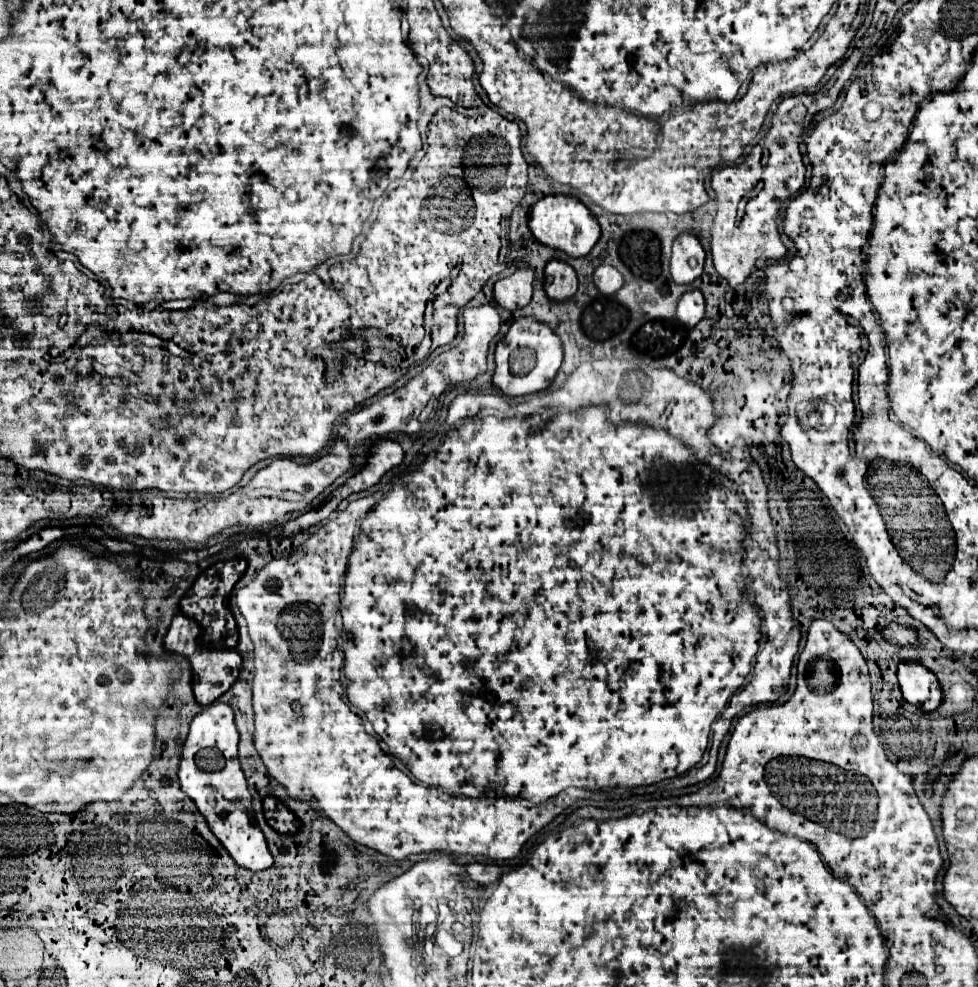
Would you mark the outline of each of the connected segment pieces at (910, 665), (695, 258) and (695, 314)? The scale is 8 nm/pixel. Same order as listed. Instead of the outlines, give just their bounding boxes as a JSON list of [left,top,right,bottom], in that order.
[[898,662,942,710],[670,232,706,284],[676,290,704,328]]

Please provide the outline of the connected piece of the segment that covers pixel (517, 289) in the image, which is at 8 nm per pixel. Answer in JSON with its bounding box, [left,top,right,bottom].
[494,268,534,312]

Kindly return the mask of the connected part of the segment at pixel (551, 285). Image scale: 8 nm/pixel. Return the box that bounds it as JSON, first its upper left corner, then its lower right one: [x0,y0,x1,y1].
[544,260,578,302]

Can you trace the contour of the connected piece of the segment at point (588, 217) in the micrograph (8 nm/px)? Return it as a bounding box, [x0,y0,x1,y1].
[528,194,600,258]

